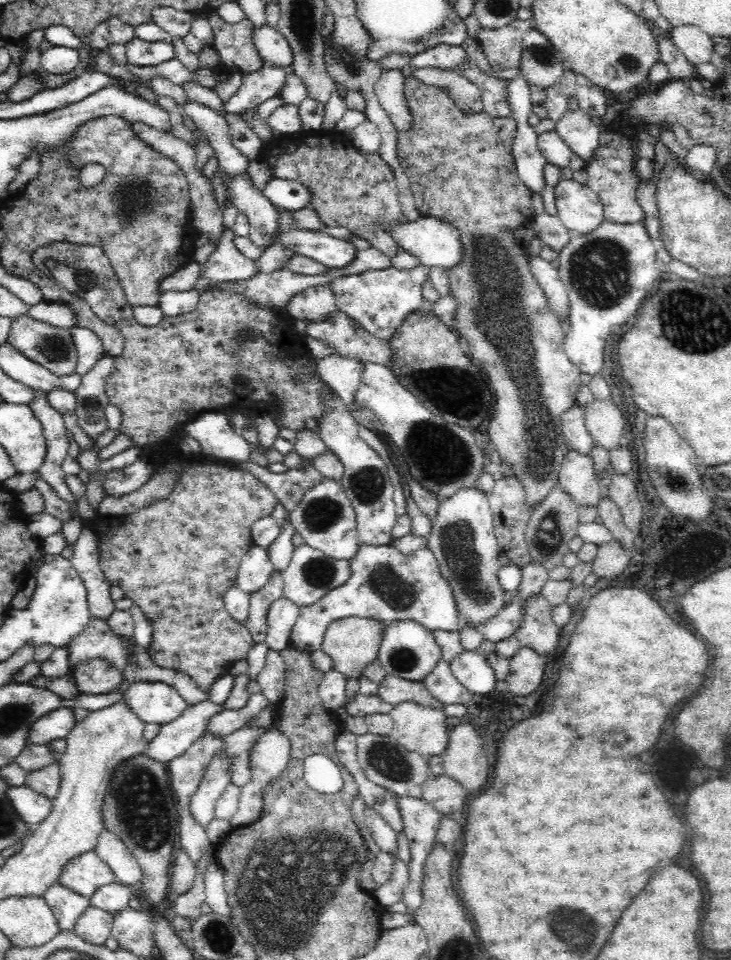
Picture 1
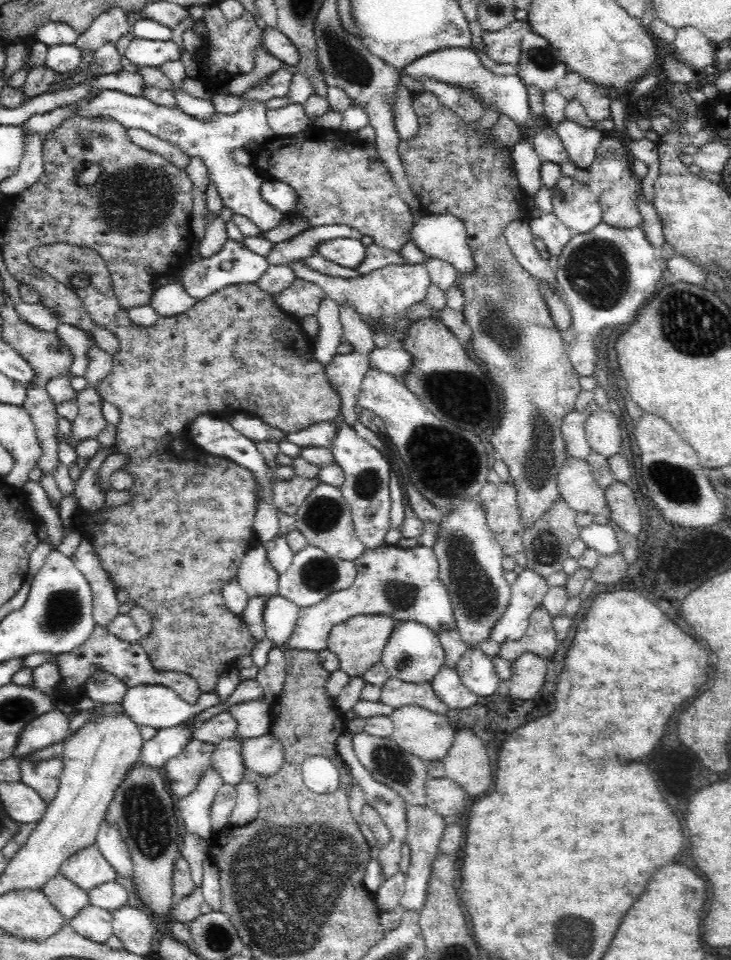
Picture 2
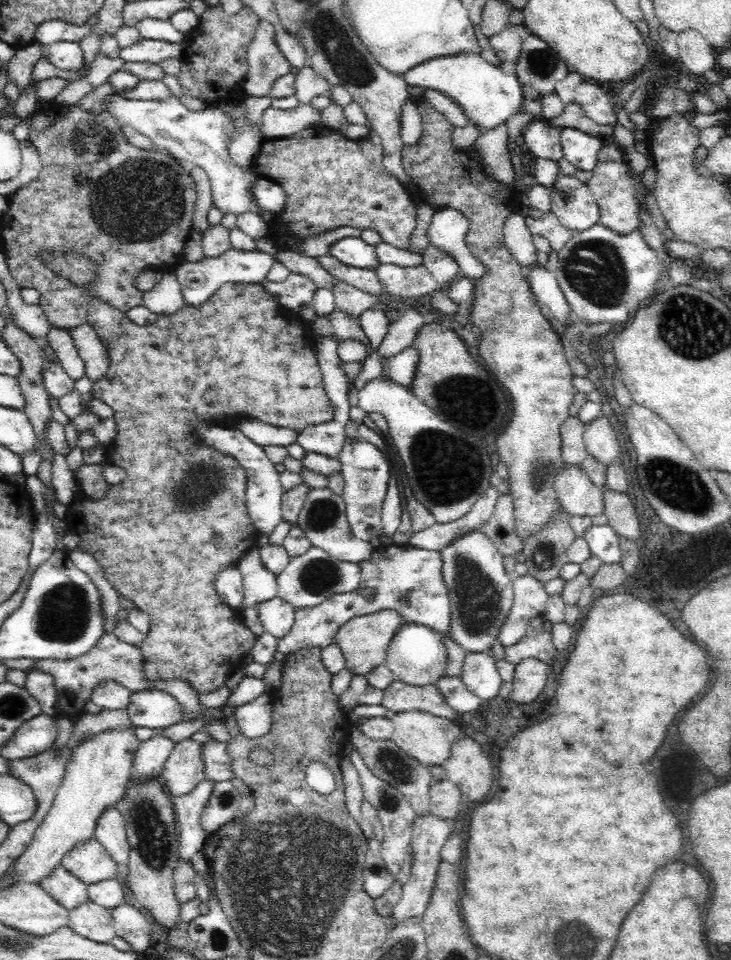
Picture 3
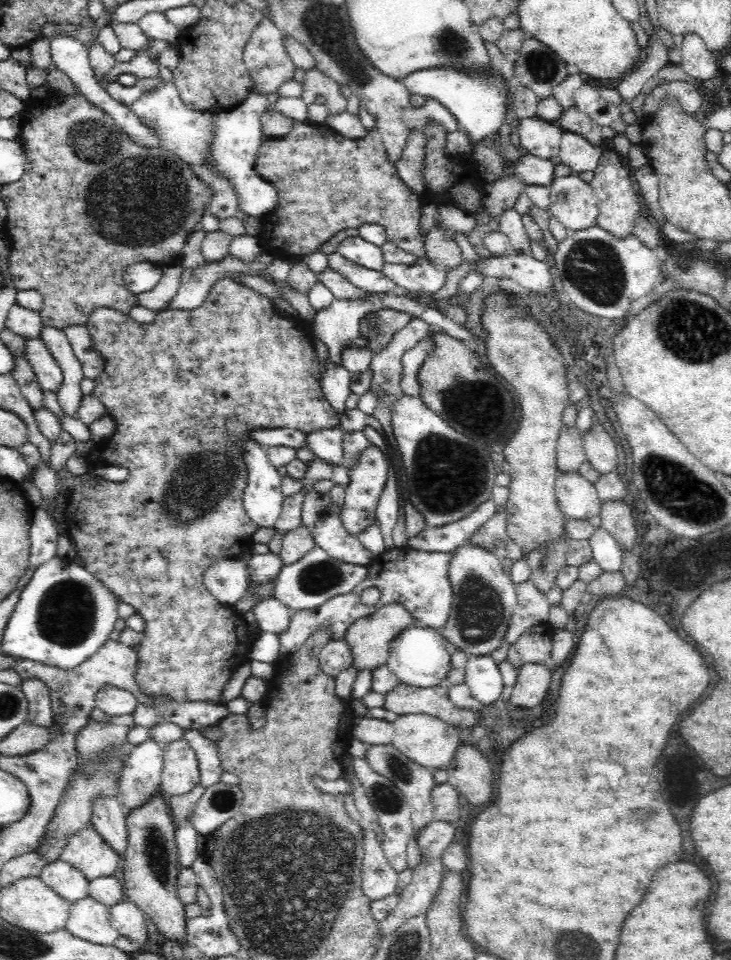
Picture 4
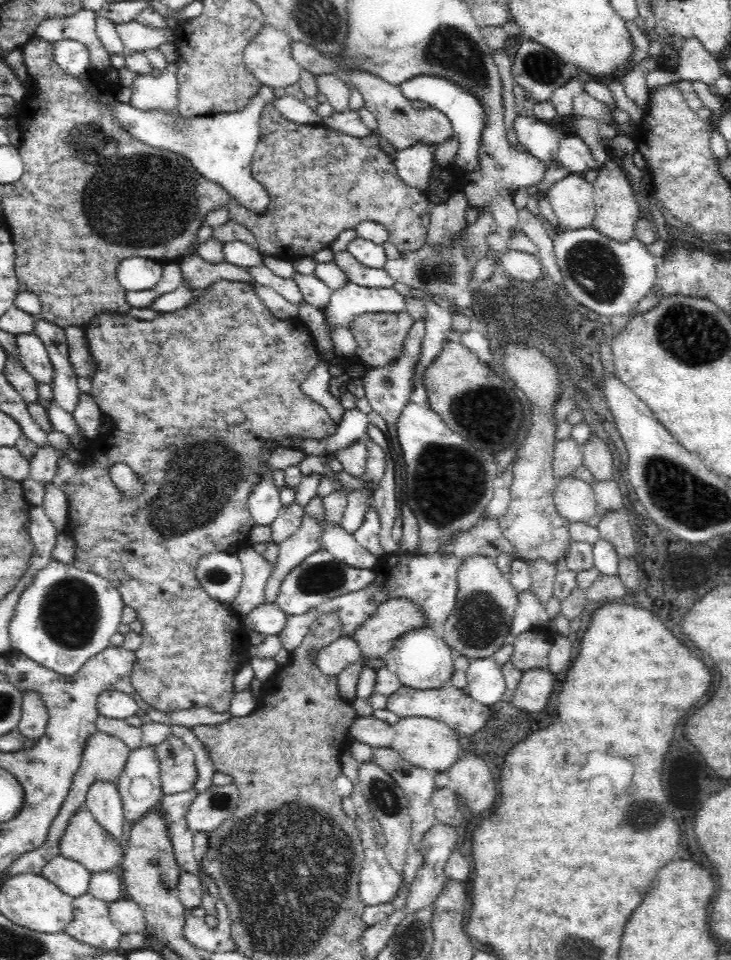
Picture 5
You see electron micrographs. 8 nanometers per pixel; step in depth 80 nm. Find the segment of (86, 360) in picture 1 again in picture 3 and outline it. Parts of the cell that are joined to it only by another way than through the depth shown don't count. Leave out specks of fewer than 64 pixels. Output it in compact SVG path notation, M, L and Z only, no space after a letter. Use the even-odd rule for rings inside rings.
M52 327L46 337L62 368L72 380L80 380L85 375L85 362L76 348L69 329Z

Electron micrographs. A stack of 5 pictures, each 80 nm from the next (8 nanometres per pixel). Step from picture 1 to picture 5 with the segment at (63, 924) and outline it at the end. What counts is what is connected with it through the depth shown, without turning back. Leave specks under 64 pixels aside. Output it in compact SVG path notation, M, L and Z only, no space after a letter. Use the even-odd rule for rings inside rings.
M60 854L43 867L41 875L72 897L72 900L89 892L91 874L78 861Z

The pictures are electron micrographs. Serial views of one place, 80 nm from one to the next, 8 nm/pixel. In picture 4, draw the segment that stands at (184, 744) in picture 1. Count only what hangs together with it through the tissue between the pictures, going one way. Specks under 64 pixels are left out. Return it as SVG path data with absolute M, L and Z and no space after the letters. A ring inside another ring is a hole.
M149 738L137 744L125 758L124 772L120 779L120 800L125 810L132 810L160 792L163 770L163 746Z

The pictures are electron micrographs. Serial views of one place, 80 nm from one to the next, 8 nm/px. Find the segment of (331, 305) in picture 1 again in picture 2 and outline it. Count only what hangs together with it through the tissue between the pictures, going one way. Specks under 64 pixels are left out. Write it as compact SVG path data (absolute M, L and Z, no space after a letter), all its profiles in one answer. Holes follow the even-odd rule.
M296 279L290 288L273 297L276 304L286 313L297 318L315 316L320 310L321 302L328 299L321 287L312 282Z

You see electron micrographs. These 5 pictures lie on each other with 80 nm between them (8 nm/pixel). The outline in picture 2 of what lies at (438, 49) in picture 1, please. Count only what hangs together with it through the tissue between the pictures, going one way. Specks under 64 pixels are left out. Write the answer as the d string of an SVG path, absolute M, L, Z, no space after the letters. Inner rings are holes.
M467 48L440 49L427 56L422 56L418 60L412 60L410 64L406 64L404 70L418 81L421 81L423 77L428 77L428 79L434 81L442 81L448 83L448 85L470 89L472 93L477 92L484 107L493 104L497 108L496 112L499 110L501 114L511 118L520 127L522 137L528 137L523 134L526 133L525 131L528 128L526 121L530 118L532 112L529 105L527 85L522 83L520 76L495 76L492 72L485 70L478 56ZM532 137L520 138L512 166L514 166L523 192L527 196L534 197L543 187L541 164L542 160L540 160L538 153L532 151Z

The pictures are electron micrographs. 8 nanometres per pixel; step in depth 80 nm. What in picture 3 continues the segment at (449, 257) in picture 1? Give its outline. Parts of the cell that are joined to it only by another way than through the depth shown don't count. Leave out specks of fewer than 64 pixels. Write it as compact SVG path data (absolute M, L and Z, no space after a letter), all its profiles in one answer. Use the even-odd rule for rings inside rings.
M438 209L426 228L426 244L432 245L458 263L459 273L472 280L480 280L486 267L468 247L468 219L454 209Z

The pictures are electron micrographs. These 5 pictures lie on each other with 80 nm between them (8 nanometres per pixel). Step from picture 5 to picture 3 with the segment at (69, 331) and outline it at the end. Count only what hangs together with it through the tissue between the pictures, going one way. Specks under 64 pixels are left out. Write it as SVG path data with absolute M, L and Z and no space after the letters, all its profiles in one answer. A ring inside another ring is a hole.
M88 323L69 329L76 348L85 362L85 375L91 381L102 378L109 369L110 357L98 334Z

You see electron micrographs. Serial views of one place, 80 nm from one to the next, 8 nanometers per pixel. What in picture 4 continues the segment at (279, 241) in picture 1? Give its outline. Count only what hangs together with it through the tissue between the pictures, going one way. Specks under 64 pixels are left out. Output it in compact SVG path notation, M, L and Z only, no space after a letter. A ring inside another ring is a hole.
M359 234L340 241L334 251L346 260L370 270L380 271L385 263L380 247L366 242Z

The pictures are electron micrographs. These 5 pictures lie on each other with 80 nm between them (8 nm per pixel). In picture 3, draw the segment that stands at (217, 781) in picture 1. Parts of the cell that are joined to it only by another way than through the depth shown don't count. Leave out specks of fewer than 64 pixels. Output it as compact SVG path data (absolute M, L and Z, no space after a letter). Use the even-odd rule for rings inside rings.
M204 778L188 794L172 798L179 834L179 858L186 862L190 862L196 852L201 852L209 835L202 826L201 816L215 784Z

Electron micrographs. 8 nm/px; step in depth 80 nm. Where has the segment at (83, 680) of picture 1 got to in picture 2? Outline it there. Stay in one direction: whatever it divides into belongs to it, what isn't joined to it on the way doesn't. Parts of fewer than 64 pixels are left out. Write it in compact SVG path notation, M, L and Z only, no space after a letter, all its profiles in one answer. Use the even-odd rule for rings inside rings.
M97 671L86 678L84 695L102 704L118 704L126 690L128 687L117 676Z

